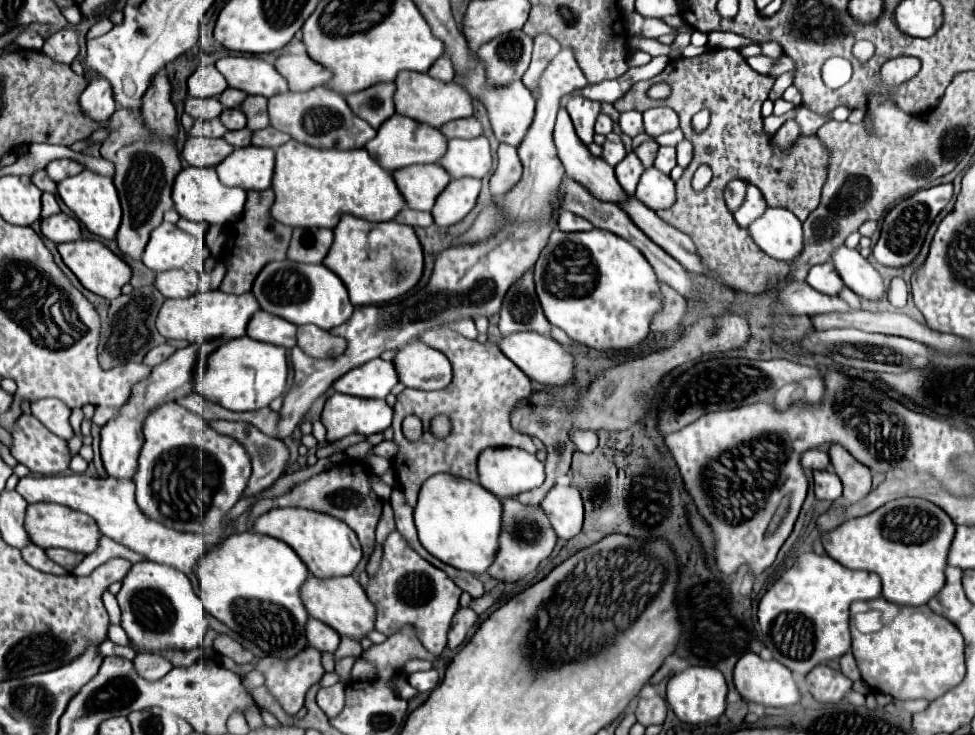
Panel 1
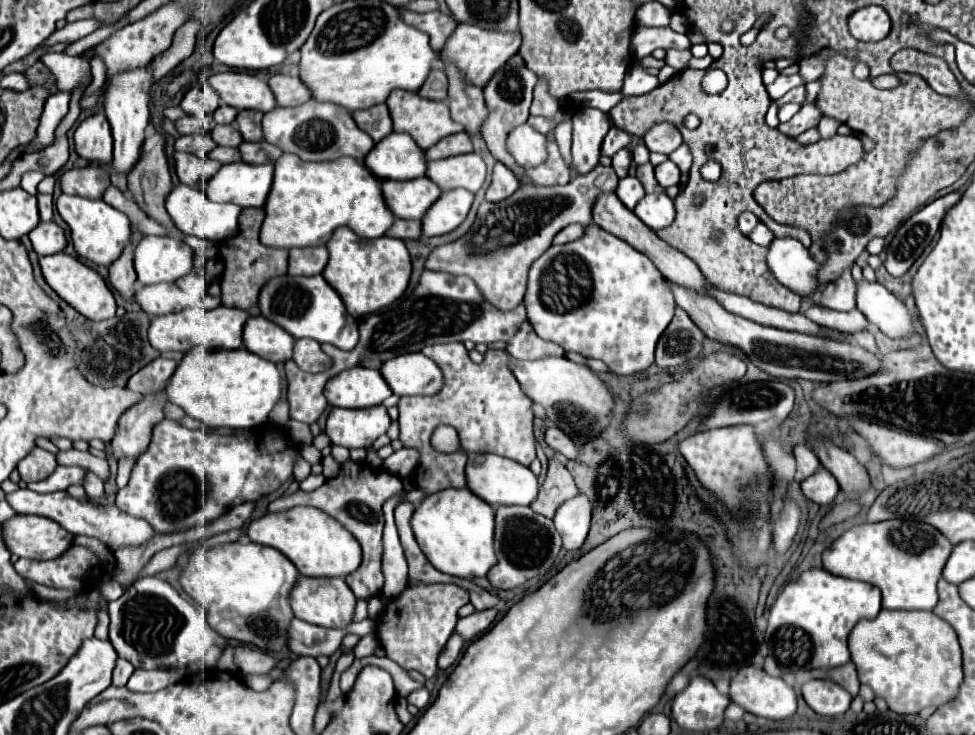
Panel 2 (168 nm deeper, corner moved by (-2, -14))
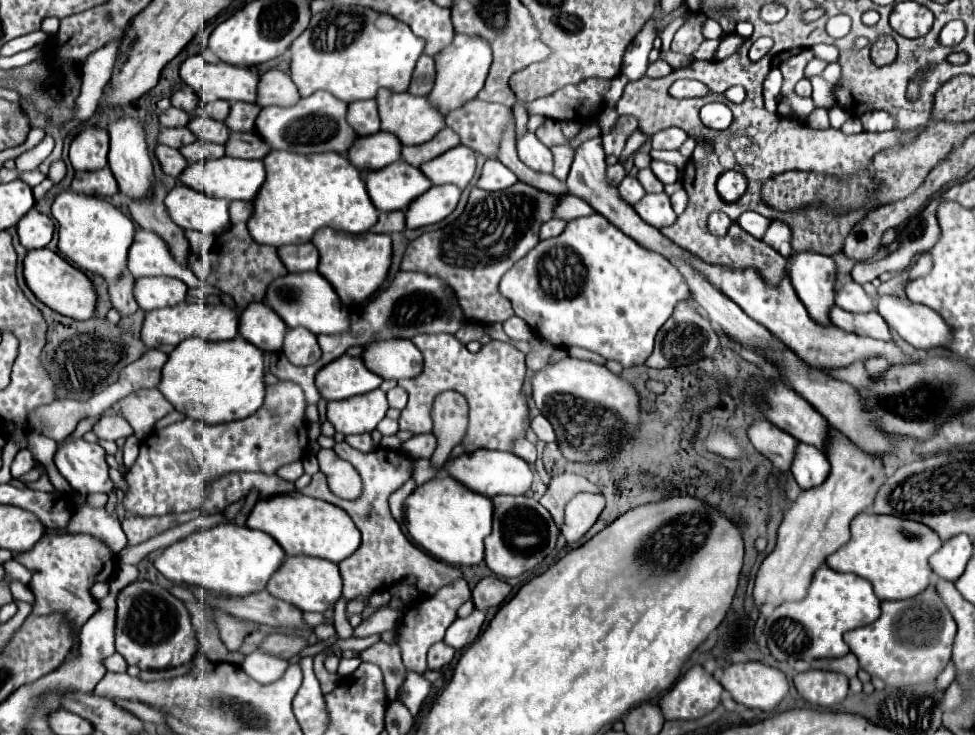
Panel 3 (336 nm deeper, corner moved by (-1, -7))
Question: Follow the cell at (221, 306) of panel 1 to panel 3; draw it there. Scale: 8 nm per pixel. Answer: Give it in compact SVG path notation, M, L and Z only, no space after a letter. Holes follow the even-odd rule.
M178 303L174 307L154 309L144 315L140 339L146 347L154 349L160 345L178 345L188 337L200 337L204 341L226 341L234 339L238 333L238 315L226 305L206 305L206 303Z

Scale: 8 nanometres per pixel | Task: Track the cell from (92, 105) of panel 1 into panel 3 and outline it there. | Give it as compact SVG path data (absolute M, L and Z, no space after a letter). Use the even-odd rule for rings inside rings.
M90 127L70 145L70 161L76 171L96 171L108 165L108 133Z

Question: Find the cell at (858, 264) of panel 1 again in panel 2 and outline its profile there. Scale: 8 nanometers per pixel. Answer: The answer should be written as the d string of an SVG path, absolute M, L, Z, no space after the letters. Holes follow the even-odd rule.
M865 278L855 284L857 308L883 334L887 334L889 338L903 338L915 332L909 310L883 284L869 282Z

